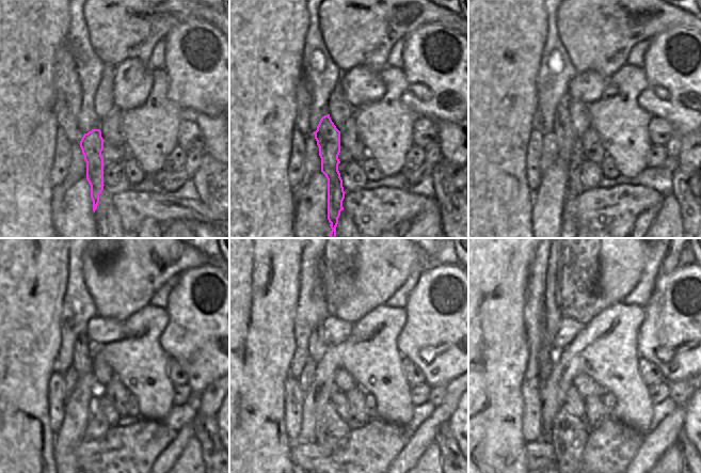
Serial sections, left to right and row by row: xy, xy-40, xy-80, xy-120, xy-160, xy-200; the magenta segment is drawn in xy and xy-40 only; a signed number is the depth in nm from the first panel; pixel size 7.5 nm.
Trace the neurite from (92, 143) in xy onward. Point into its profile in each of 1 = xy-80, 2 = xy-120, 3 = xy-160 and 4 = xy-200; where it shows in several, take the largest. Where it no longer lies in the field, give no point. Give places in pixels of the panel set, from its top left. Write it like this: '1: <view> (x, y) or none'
1: xy-80 (568, 142)
2: xy-120 (82, 348)
3: xy-160 (317, 347)
4: xy-200 (553, 316)

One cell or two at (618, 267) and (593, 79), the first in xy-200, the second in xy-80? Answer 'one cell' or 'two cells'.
two cells

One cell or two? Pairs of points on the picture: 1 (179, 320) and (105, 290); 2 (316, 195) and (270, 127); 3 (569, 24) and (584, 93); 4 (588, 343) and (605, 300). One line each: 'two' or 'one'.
1: two
2: two
3: two
4: two

